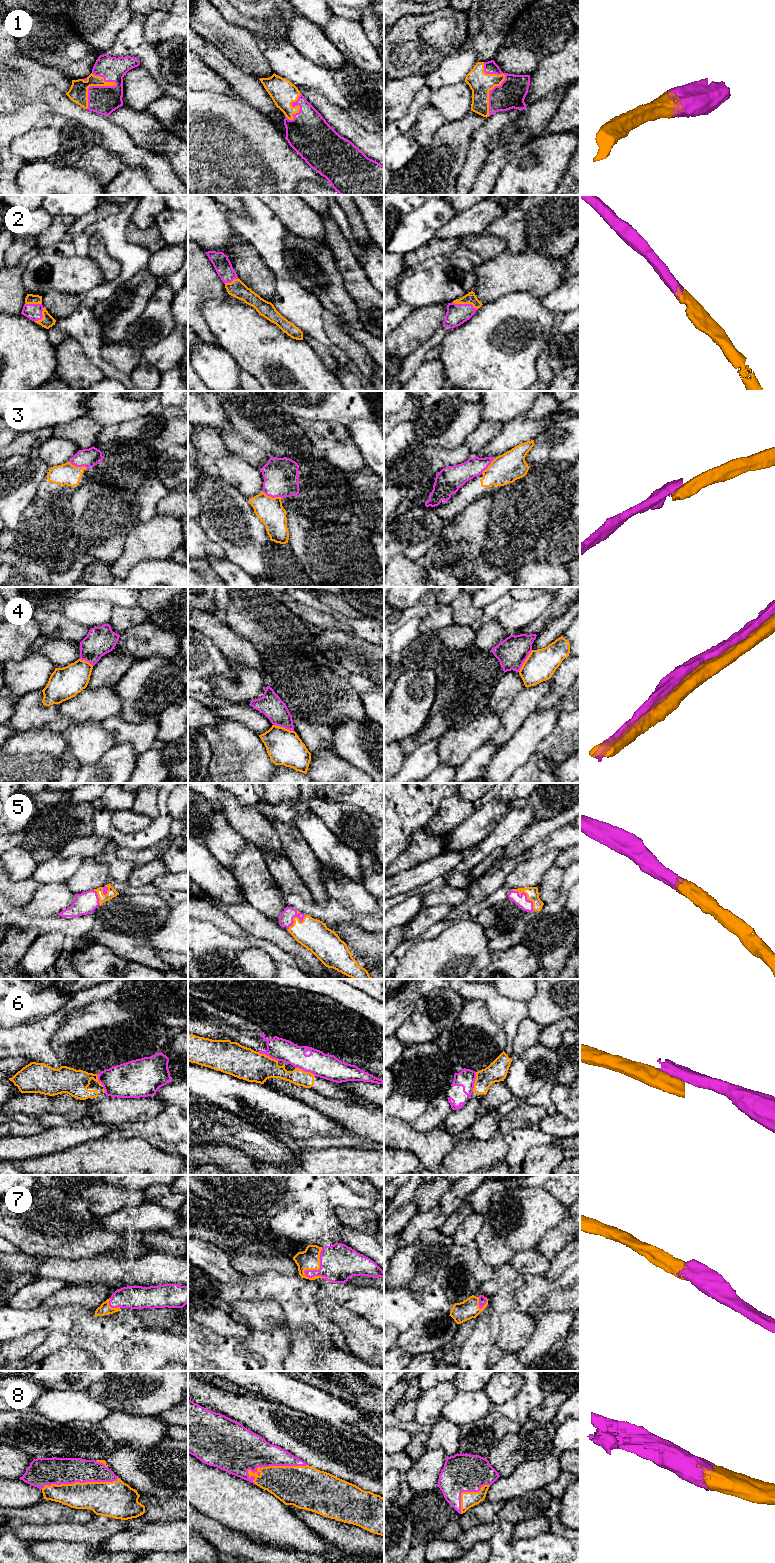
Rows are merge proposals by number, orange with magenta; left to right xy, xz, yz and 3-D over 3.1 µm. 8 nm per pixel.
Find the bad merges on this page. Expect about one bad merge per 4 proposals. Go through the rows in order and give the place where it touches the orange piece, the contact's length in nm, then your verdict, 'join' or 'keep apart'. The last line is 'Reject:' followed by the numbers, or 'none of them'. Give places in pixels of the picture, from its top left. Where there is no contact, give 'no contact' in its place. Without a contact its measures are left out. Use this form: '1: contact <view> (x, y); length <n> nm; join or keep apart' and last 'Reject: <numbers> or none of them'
1: contact xy (92, 85); length 320 nm; join
2: contact yz (465, 303); length 220 nm; join
3: contact xz (271, 497); length 160 nm; keep apart
4: contact yz (525, 661); length 200 nm; keep apart
5: contact yz (527, 896); length 260 nm; join
6: contact xz (268, 1056); length 180 nm; keep apart
7: contact xz (318, 1269); length 260 nm; join
8: contact xz (275, 1466); length 500 nm; join
Reject: 3, 4, 6

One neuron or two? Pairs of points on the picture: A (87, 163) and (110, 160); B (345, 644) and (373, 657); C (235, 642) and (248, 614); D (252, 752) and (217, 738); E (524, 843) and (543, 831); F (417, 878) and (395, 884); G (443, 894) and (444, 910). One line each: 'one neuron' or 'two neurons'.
A: one neuron
B: one neuron
C: two neurons
D: one neuron
E: one neuron
F: one neuron
G: two neurons

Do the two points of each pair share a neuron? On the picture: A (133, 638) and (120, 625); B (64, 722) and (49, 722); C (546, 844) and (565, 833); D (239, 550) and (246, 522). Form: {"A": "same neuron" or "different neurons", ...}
{"A": "different neurons", "B": "same neuron", "C": "same neuron", "D": "same neuron"}

